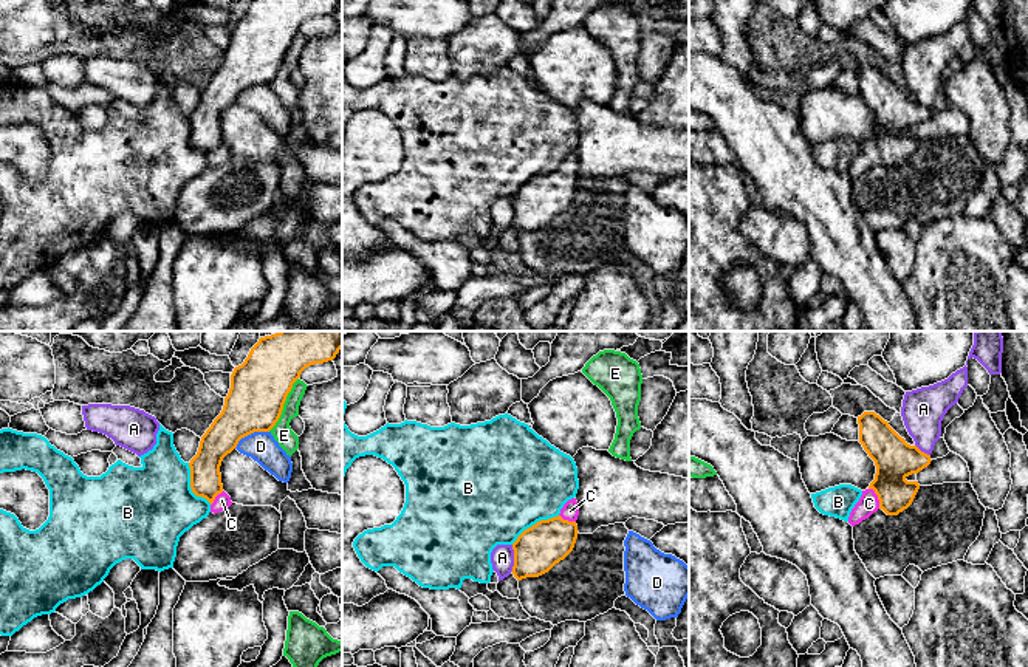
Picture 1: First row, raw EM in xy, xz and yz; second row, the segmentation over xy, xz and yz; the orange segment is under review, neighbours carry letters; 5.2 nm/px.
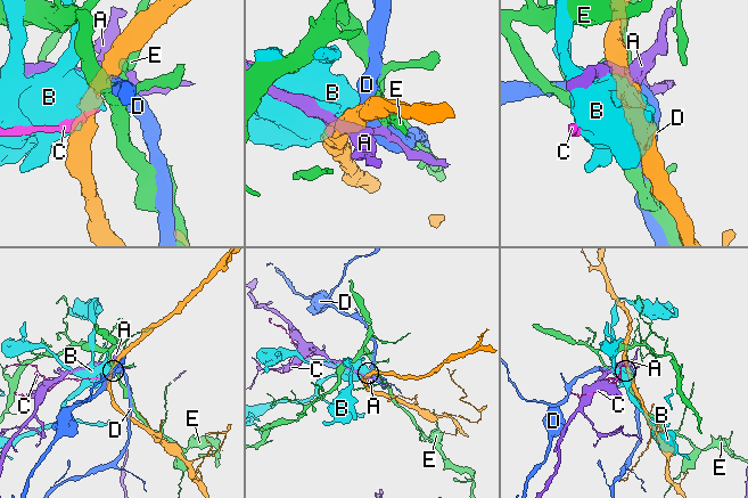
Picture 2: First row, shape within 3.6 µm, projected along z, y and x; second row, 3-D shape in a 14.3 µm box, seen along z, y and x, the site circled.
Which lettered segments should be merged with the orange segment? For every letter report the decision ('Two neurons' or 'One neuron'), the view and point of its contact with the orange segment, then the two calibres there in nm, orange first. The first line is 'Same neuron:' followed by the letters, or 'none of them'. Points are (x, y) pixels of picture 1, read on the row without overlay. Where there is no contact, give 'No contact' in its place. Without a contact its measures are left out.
Same neuron: C
A: Two neurons. Touches orange at xz (514, 212). Thickness 240 nm (orange) against 130 nm
B: Two neurons. Touches orange at xz (536, 177). Thickness 240 nm (orange) against 500 nm
C: One neuron. Touches orange at yz (878, 150). Thickness 200 nm (orange) against 110 nm
D: Two neurons. Touches orange at xy (250, 87). Thickness 300 nm (orange) against 160 nm
E: Two neurons. Touches orange at xy (284, 56). Thickness 300 nm (orange) against 100 nm

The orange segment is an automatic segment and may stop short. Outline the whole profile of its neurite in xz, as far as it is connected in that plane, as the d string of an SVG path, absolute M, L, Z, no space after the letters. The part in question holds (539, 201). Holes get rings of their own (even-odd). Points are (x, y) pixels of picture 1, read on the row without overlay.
M576 152L568 153L557 170L540 173L525 183L512 197L517 234L539 231L564 214L577 192L579 159Z

